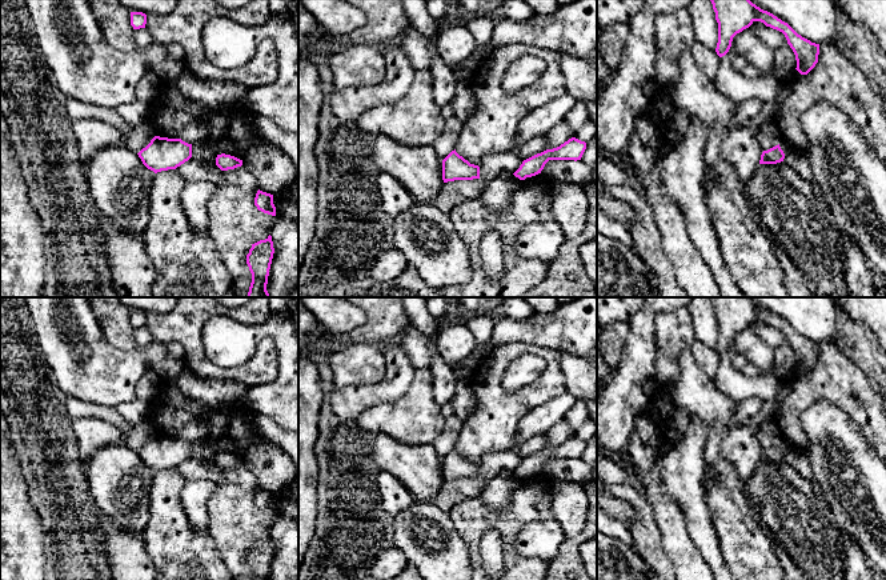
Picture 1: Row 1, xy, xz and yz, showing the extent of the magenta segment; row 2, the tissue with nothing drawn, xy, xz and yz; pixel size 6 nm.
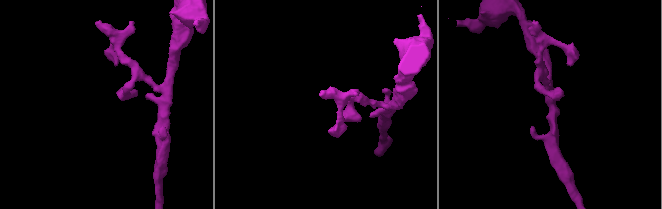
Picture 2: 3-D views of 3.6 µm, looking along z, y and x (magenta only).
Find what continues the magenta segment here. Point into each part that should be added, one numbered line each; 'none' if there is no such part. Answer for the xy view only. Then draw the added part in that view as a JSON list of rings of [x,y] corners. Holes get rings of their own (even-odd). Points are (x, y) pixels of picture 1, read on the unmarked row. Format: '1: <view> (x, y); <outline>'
none

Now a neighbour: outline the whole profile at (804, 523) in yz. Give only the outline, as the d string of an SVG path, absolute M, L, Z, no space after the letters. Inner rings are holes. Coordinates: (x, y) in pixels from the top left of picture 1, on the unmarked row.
M783 460L758 463L746 489L765 525L790 552L807 580L845 580L842 532L831 507L815 492L809 479Z

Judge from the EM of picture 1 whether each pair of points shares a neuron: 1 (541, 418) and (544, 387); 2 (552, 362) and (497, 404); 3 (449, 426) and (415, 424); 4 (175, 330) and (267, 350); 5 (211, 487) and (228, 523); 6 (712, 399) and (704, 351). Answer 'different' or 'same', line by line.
1: different
2: same
3: different
4: same
5: different
6: different

